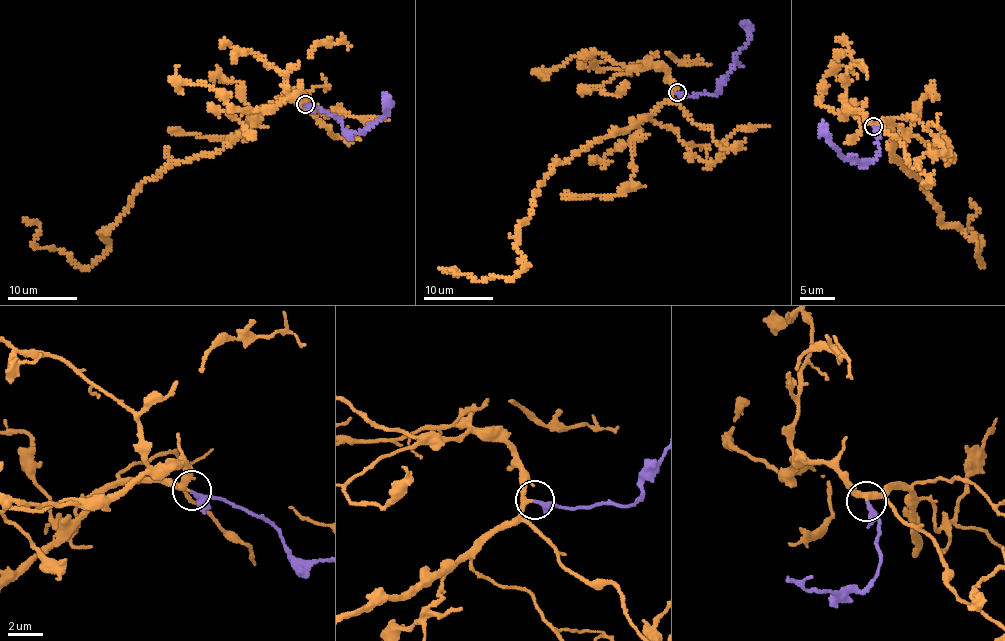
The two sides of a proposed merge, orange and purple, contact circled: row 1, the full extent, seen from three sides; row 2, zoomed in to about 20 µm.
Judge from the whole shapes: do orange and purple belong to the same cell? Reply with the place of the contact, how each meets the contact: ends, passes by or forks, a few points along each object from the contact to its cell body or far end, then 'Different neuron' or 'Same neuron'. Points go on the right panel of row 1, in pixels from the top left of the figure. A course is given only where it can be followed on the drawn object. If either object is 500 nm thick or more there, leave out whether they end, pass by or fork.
Place: (873, 126). At the ring orange passes by. At the ring purple ends. Course of orange: (873, 126), (890, 122), (891, 157), (919, 179), (942, 223), (975, 243), (981, 265), (969, 199). Course of purple: (873, 126), (880, 137), (878, 152), (872, 160), (861, 162), (847, 159), (830, 141), (828, 129), (822, 121). Same neuron

